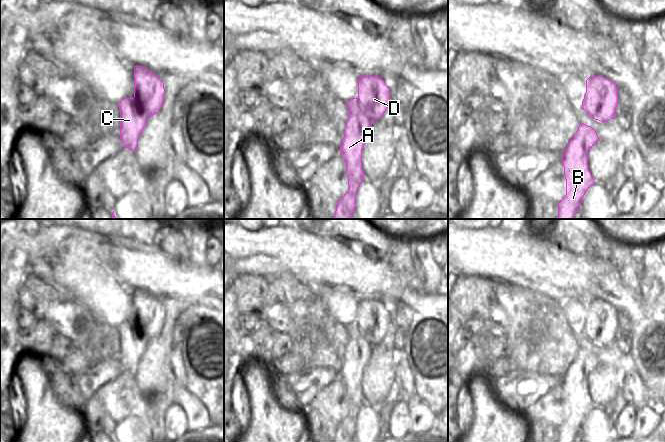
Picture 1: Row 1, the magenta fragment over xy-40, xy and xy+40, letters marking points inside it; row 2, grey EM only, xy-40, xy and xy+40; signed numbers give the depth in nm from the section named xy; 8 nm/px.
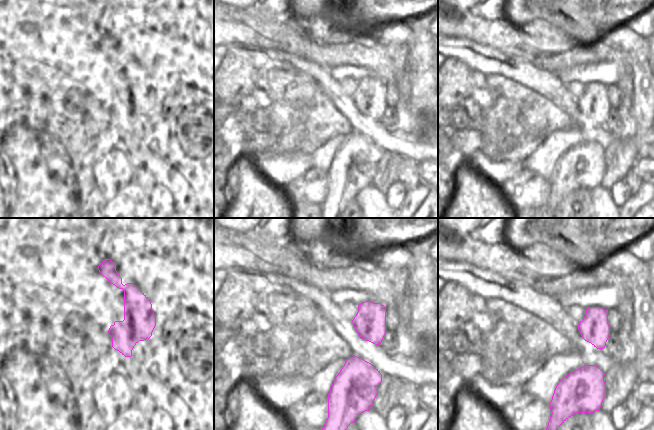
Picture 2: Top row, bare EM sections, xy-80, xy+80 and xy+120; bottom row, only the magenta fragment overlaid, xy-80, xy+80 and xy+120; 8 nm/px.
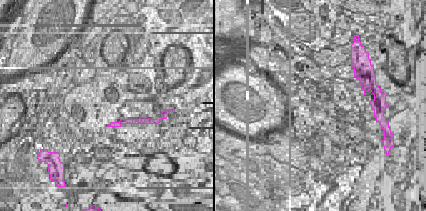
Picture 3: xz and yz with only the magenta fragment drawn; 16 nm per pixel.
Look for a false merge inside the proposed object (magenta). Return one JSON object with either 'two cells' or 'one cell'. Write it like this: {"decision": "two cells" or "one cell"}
{"decision": "two cells"}

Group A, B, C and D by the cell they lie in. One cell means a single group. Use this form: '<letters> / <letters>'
A B C / D

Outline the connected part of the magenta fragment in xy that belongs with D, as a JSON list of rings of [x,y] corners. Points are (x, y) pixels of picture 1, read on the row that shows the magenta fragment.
[[[379,76],[358,77],[358,97],[346,102],[348,110],[361,106],[372,122],[385,113],[390,101],[390,89]]]

